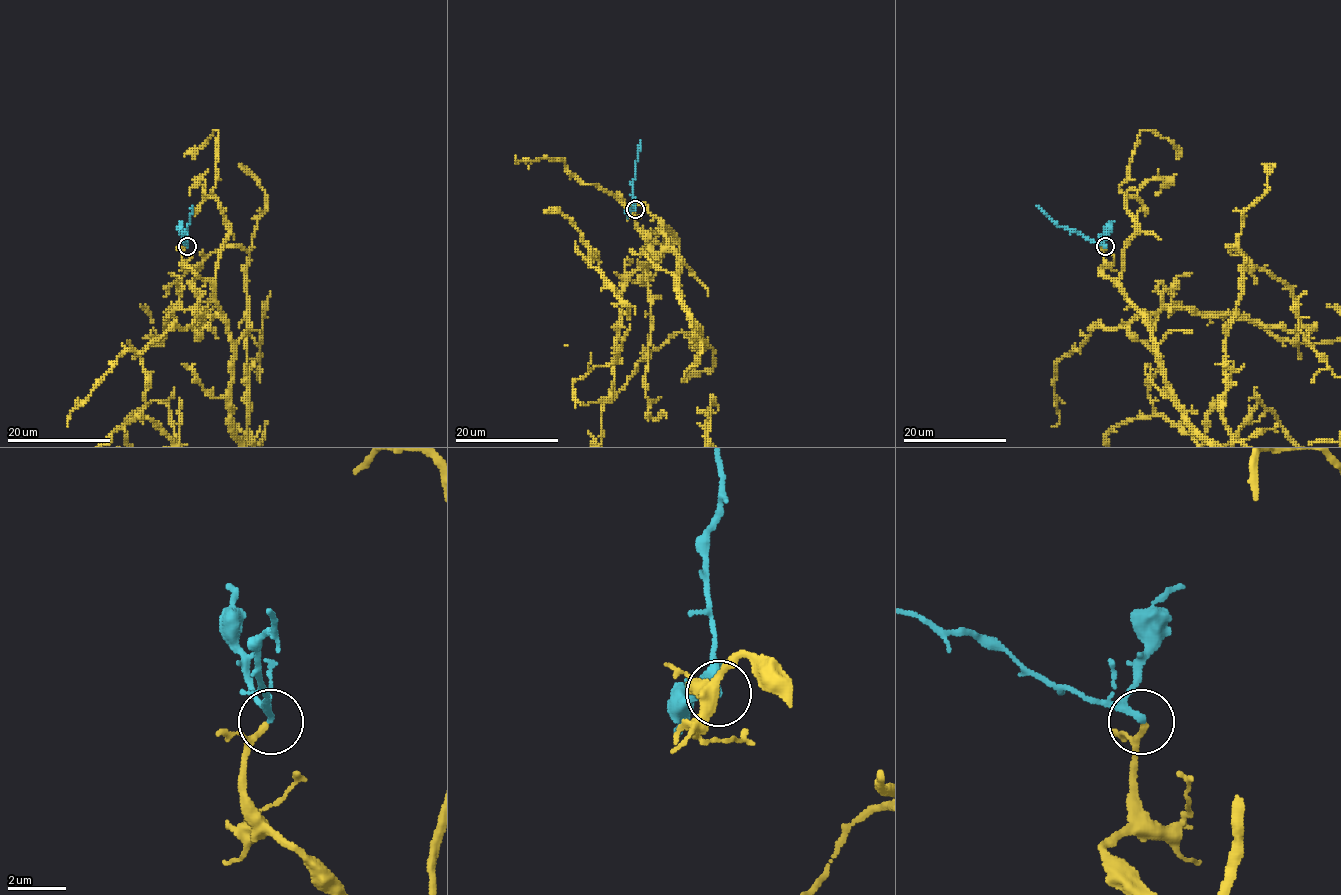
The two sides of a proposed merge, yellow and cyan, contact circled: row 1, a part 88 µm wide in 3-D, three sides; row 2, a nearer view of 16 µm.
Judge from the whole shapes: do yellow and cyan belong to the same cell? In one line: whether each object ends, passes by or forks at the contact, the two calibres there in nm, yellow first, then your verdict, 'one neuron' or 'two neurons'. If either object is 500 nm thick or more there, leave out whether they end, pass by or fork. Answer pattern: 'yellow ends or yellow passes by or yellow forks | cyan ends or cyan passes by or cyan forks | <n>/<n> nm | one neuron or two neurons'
yellow passes by | cyan passes by | 150/170 nm | one neuron

